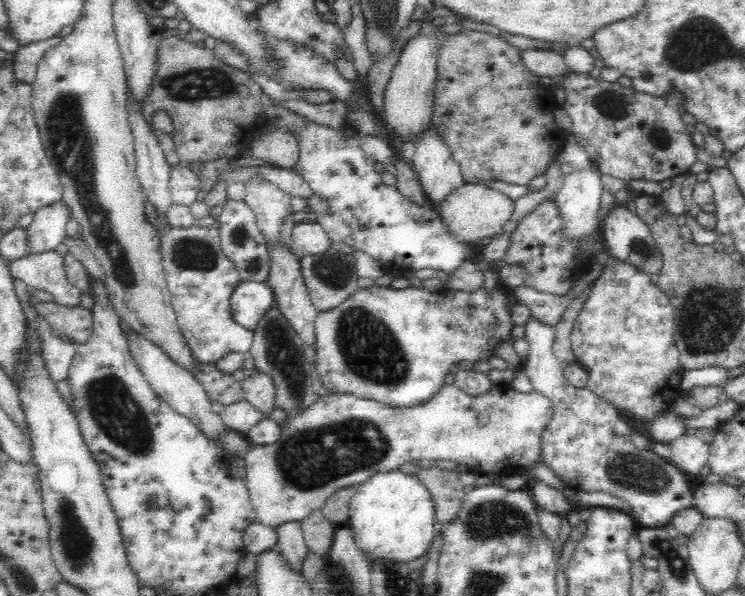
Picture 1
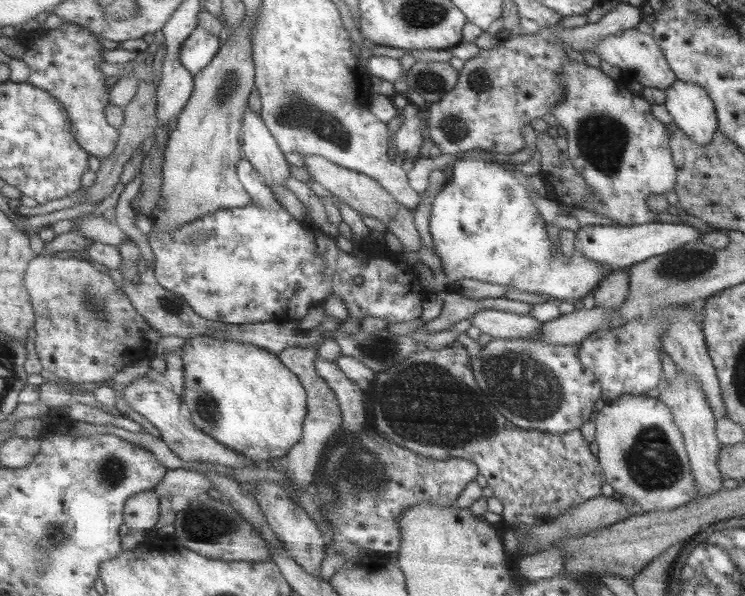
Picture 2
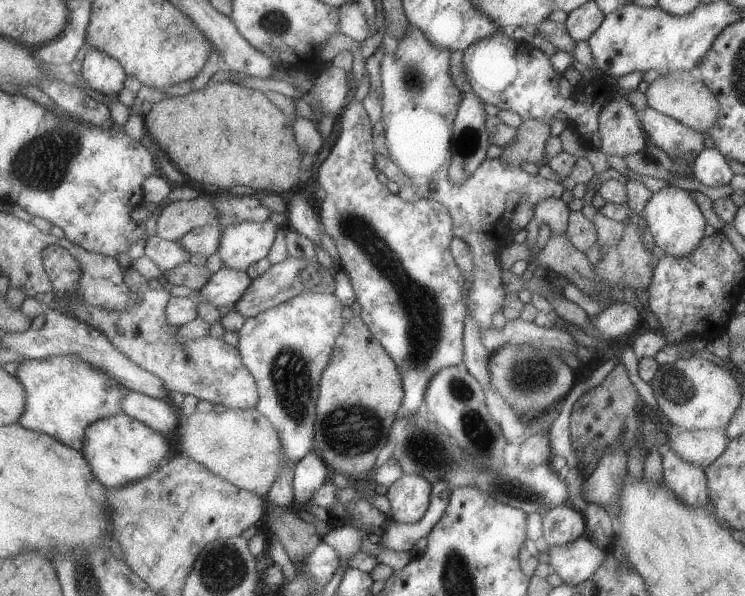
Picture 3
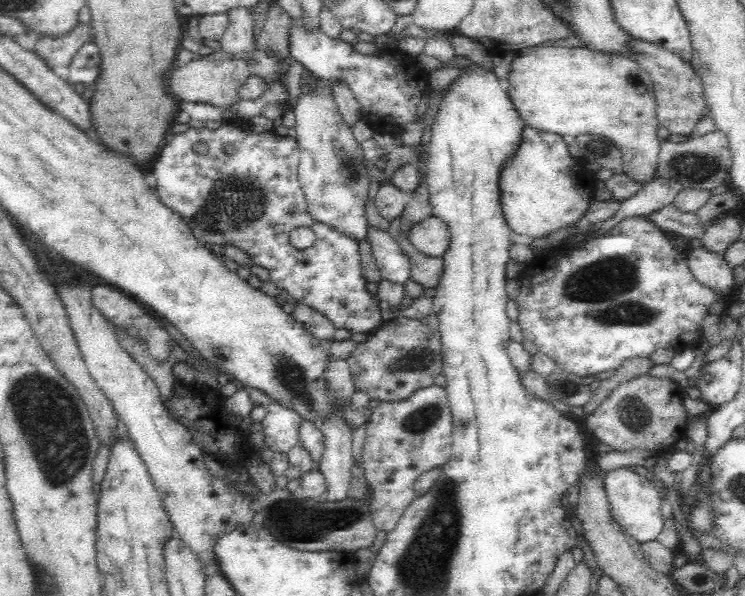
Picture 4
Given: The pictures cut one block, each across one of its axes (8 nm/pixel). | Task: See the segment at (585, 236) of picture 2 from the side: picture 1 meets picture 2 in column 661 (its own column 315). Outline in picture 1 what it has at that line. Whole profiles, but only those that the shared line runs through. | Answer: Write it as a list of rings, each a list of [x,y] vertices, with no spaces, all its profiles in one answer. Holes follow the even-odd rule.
[[[307,220],[295,223],[292,240],[298,256],[320,254],[330,246],[329,236],[321,224]]]

